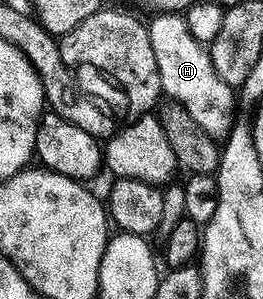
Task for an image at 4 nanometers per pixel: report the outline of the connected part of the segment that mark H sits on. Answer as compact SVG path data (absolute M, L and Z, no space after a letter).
M154 16L148 22L150 41L153 54L156 56L157 72L160 74L163 93L169 98L185 106L188 114L199 123L200 128L209 136L220 140L228 136L234 125L232 114L236 111L236 94L233 87L223 82L211 64L209 51L192 38L188 30L185 17L182 16Z

